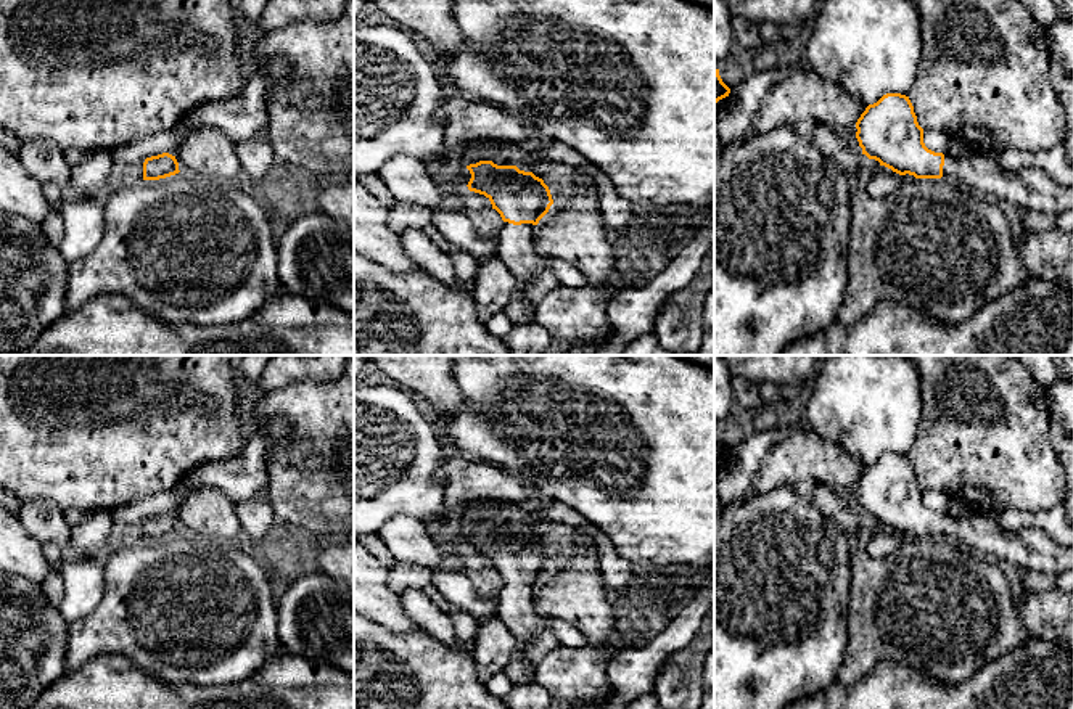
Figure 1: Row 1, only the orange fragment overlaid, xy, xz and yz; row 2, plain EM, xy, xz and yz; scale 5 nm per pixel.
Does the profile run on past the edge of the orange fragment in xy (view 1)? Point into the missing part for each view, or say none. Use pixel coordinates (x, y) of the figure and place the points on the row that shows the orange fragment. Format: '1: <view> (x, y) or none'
1: none

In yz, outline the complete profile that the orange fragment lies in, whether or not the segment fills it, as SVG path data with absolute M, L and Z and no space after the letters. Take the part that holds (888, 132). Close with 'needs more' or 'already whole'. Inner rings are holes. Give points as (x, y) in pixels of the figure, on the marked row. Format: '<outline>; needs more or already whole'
M886 93L877 103L869 105L857 119L856 129L862 154L899 175L909 174L915 178L946 177L973 193L989 199L1004 199L1028 212L1038 211L1057 217L1067 211L1073 211L1073 186L1055 183L1042 169L1030 162L1020 170L1004 170L985 153L956 158L928 150L923 143L923 129L919 125L914 106L906 95Z; needs more

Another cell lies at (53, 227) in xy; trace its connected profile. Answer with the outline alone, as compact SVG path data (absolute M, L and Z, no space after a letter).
M53 211L42 223L43 233L53 246L60 246L64 238L64 222L58 211Z

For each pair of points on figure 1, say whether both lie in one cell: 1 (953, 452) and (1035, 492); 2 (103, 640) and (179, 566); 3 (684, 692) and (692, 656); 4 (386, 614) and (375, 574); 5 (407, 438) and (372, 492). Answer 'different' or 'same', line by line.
1: same
2: same
3: same
4: same
5: same

